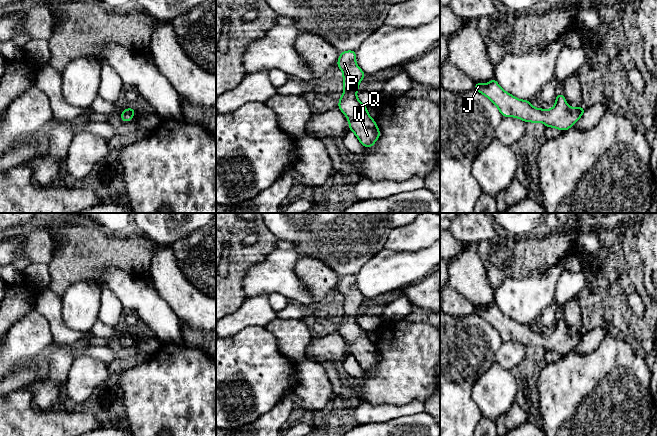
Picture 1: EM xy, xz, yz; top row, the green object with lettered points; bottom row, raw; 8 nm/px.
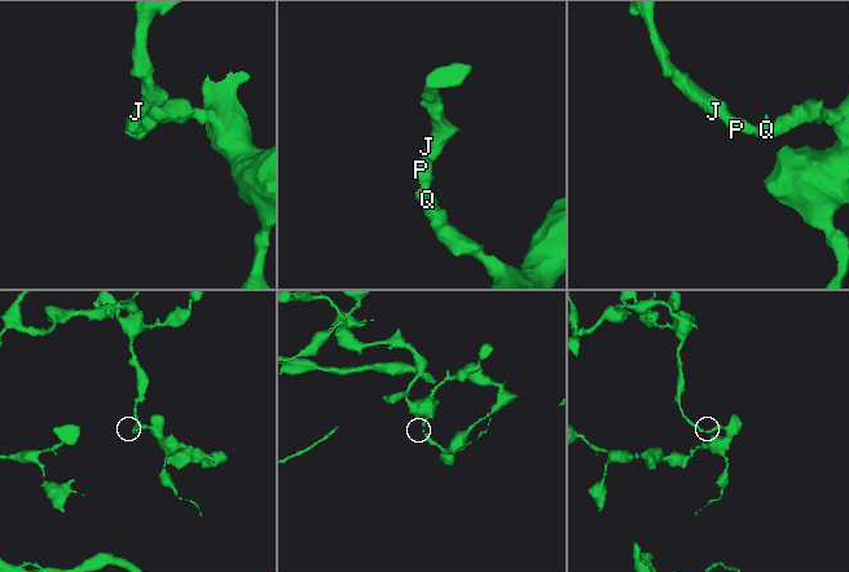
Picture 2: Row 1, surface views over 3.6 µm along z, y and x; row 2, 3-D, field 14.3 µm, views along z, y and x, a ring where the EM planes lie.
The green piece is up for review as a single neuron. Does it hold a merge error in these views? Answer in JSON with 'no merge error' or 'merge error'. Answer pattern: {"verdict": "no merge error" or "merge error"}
{"verdict": "no merge error"}

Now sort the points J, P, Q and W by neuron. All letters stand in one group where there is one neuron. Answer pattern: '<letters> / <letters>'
J P Q W

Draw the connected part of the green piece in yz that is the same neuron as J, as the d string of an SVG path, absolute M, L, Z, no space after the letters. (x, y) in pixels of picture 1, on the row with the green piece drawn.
M495 77L486 84L474 82L474 88L494 103L502 117L517 117L524 122L533 123L542 121L545 127L553 127L562 131L570 129L586 110L584 106L569 107L561 92L558 93L552 109L537 109L531 105L529 100L520 100L503 90Z

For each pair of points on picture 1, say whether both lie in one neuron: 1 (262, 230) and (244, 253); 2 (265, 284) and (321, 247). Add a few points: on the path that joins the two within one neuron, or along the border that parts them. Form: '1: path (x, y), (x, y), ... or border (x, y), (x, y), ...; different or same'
1: path (262, 237), (262, 241), (251, 252); same
2: path (279, 270), (295, 254), (307, 247); same

